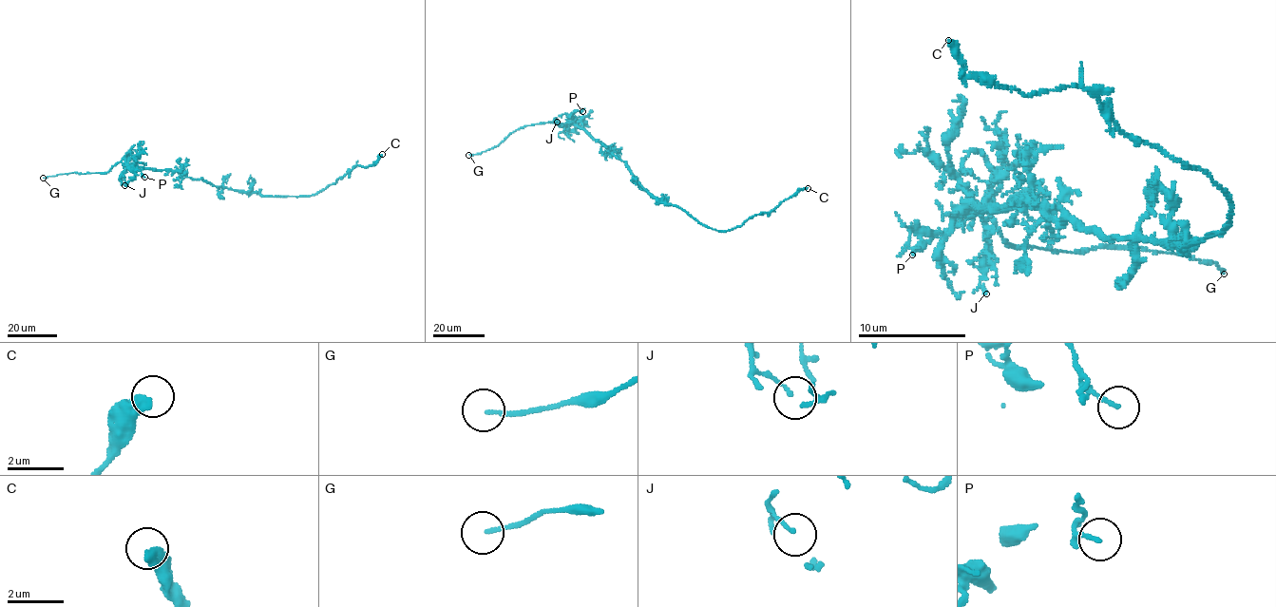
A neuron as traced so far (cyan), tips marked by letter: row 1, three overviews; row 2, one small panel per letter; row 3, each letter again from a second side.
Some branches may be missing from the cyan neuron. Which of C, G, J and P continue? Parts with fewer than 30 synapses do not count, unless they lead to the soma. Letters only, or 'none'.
G

